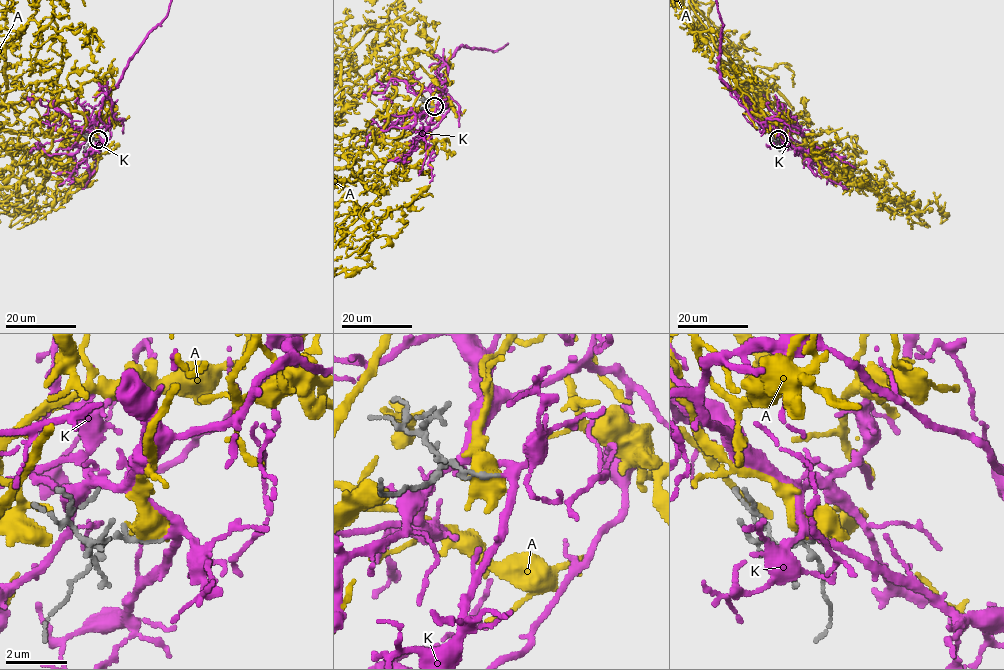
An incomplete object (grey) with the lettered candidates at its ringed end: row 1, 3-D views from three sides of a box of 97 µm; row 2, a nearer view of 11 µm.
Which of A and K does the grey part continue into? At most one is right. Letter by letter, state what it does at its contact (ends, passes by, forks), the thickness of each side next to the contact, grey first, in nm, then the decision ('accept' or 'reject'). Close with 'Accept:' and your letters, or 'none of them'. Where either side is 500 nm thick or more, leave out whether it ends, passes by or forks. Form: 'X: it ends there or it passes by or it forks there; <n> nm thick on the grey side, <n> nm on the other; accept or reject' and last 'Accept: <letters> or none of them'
A: it forks there; 220 nm thick on the grey side, 420 nm on the other; reject
K: it forks there; 140 nm thick on the grey side, 240 nm on the other; accept
Accept: K

